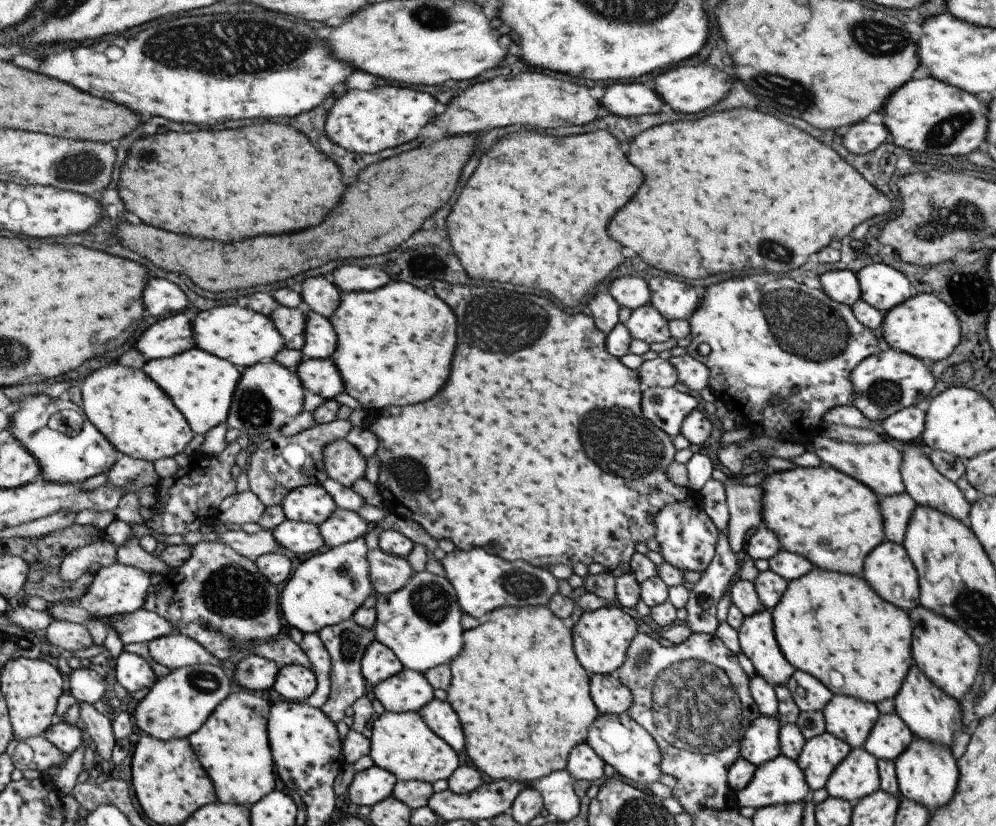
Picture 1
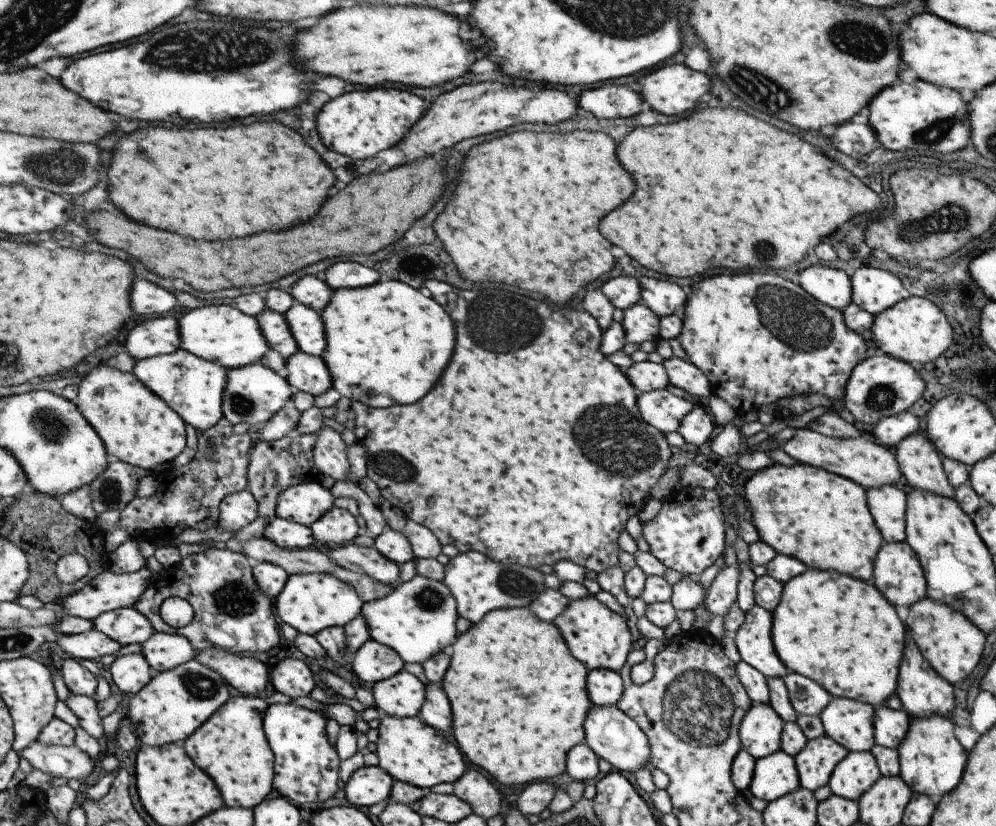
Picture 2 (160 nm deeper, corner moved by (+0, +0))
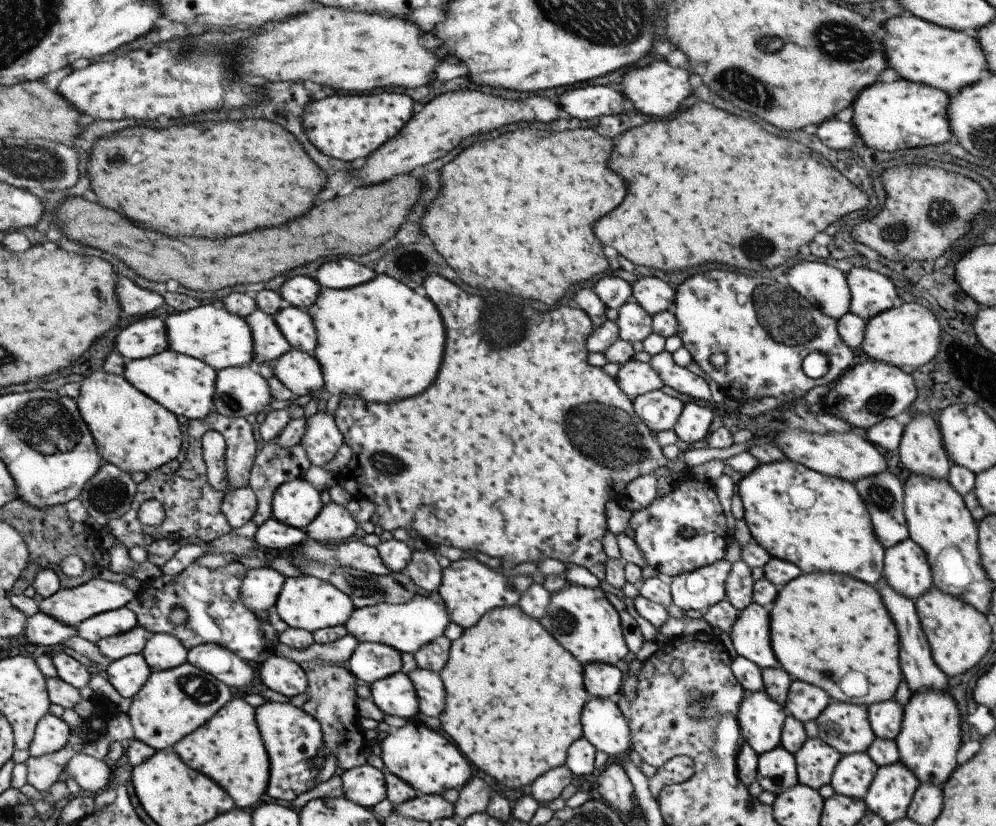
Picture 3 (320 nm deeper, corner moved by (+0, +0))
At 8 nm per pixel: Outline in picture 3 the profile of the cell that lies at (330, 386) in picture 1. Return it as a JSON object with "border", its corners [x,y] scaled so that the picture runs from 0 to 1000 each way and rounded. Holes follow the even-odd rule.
{"border":[[[292,423],[275,437],[274,443],[276,456],[304,485],[327,467],[322,439],[303,424]]]}

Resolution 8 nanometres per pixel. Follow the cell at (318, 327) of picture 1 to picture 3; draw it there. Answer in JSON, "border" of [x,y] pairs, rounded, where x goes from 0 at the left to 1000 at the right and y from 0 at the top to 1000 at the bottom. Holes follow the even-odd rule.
{"border":[[[289,368],[275,384],[294,423],[300,423],[315,431],[319,420],[319,400],[315,385],[308,375]]]}

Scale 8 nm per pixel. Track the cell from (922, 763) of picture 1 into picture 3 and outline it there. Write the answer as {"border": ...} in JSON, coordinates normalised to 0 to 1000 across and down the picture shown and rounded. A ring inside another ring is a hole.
{"border":[[[951,834],[919,837],[906,855],[906,873],[898,897],[903,923],[922,942],[923,949],[948,948],[961,927],[960,910],[965,901],[963,862]]]}

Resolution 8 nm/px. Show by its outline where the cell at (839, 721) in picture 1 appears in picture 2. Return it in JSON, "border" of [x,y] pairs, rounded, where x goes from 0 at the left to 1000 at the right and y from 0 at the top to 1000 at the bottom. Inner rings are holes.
{"border":[[[834,844],[821,864],[828,891],[854,909],[872,909],[878,902],[878,856],[848,844]]]}

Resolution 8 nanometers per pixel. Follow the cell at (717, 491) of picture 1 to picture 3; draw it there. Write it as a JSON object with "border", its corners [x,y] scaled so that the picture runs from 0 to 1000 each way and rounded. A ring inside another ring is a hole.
{"border":[[[728,677],[677,697],[673,712],[675,730],[688,738],[707,741],[728,724],[727,702],[735,683]]]}

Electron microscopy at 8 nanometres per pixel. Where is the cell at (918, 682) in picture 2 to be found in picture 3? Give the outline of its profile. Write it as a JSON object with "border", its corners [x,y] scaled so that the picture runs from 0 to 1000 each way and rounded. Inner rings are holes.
{"border":[[[888,697],[882,702],[878,712],[885,723],[886,730],[889,732],[889,736],[899,757],[899,763],[902,768],[902,800],[904,804],[904,812],[906,814],[906,822],[911,827],[913,835],[916,840],[919,837],[931,834],[937,837],[940,837],[941,834],[944,837],[950,835],[951,820],[937,801],[934,782],[932,781],[920,745],[918,728],[899,717],[898,712],[892,709]]]}

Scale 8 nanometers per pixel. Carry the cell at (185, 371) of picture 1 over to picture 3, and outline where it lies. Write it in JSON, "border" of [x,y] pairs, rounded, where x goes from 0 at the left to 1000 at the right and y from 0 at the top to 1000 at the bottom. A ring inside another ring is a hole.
{"border":[[[171,421],[162,429],[145,435],[128,437],[124,455],[142,475],[166,492],[178,504],[192,507],[206,507],[216,498],[215,484],[218,477],[219,449],[205,436],[185,430]]]}

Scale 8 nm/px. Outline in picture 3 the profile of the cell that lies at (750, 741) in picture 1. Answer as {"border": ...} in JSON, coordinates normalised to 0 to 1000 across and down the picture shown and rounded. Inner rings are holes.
{"border":[[[764,834],[749,839],[742,851],[738,873],[744,893],[763,914],[783,902],[788,868],[788,857]]]}

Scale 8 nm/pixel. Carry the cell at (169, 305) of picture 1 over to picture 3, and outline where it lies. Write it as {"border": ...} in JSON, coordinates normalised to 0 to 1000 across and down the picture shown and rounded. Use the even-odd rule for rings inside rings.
{"border":[[[126,334],[117,344],[117,358],[124,383],[148,383],[166,370],[166,363],[160,356],[137,345]]]}

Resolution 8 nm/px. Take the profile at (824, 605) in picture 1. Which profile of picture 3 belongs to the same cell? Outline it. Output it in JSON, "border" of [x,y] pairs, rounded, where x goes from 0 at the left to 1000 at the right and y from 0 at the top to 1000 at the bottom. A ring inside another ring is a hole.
{"border":[[[805,692],[781,713],[771,745],[777,795],[796,823],[827,835],[836,849],[870,855],[898,845],[906,822],[902,800],[902,768],[878,709],[842,694]],[[856,814],[868,821],[868,840],[864,844],[848,843],[842,833],[844,821]]]}

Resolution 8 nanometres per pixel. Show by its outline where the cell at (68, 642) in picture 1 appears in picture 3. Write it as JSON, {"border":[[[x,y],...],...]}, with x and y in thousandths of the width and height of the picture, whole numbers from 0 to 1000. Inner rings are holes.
{"border":[[[142,755],[130,765],[104,772],[97,780],[99,788],[111,801],[132,793],[143,792],[152,768]]]}

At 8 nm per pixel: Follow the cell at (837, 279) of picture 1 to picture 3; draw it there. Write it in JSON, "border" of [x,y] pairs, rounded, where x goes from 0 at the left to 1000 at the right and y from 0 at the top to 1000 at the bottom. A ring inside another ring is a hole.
{"border":[[[800,317],[790,326],[790,346],[836,387],[852,375],[853,354],[848,332],[826,317]]]}

